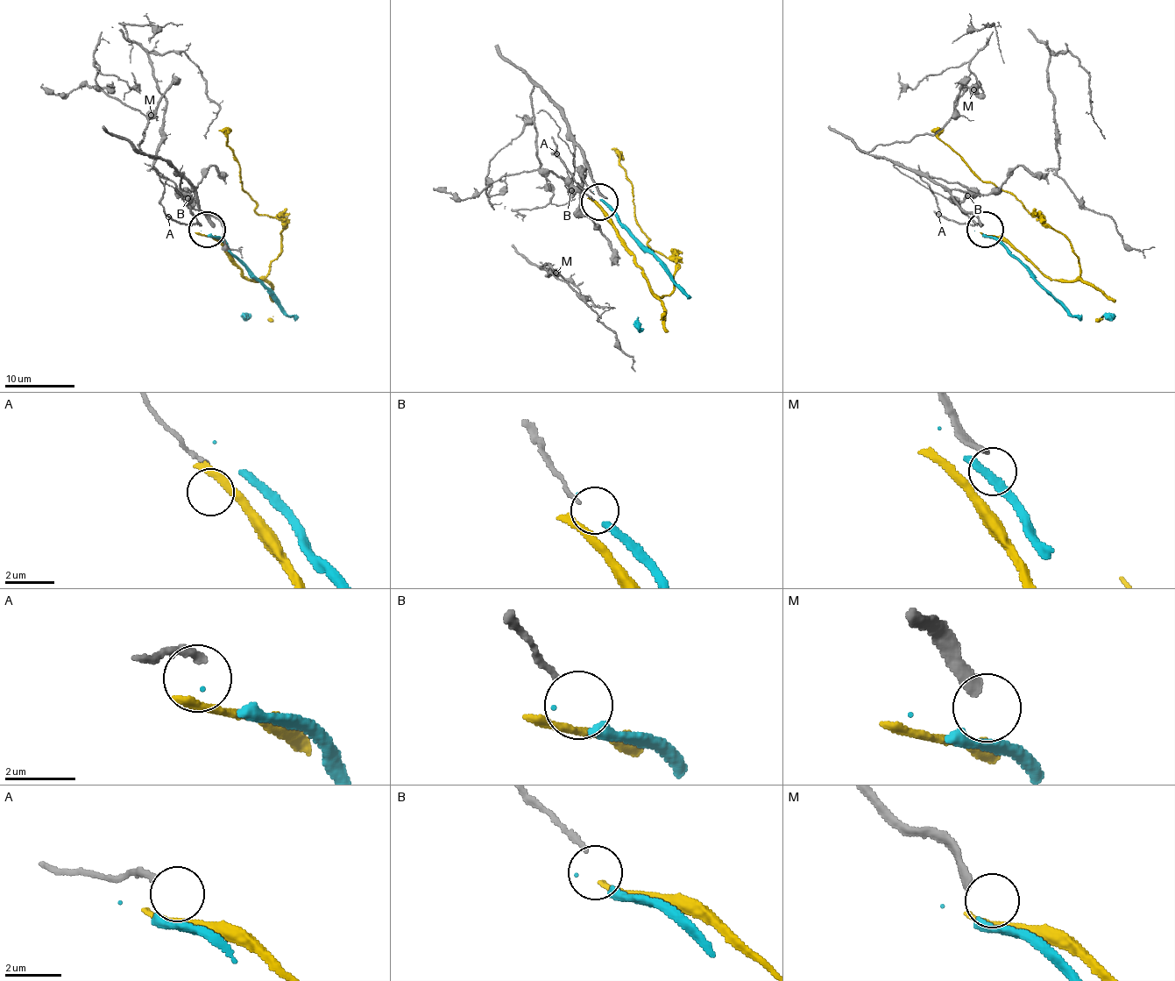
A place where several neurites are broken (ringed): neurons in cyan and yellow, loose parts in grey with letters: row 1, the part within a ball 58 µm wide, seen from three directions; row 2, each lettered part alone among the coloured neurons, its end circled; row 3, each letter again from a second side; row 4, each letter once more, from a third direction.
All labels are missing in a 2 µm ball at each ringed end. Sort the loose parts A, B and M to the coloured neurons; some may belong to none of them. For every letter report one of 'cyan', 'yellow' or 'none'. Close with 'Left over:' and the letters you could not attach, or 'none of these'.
A: none
B: none
M: none
Left over: A, B, M

